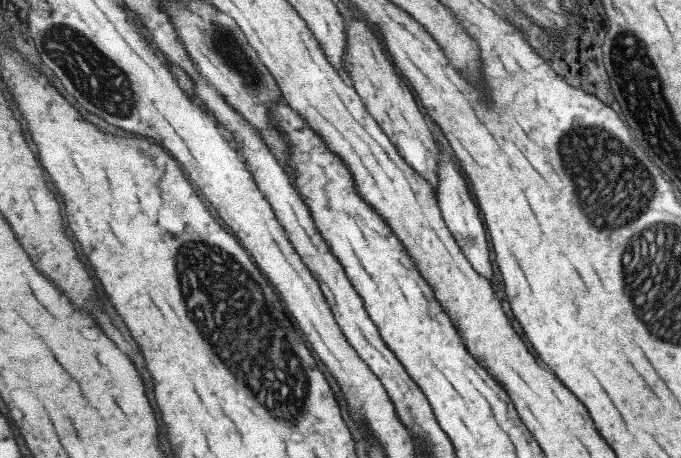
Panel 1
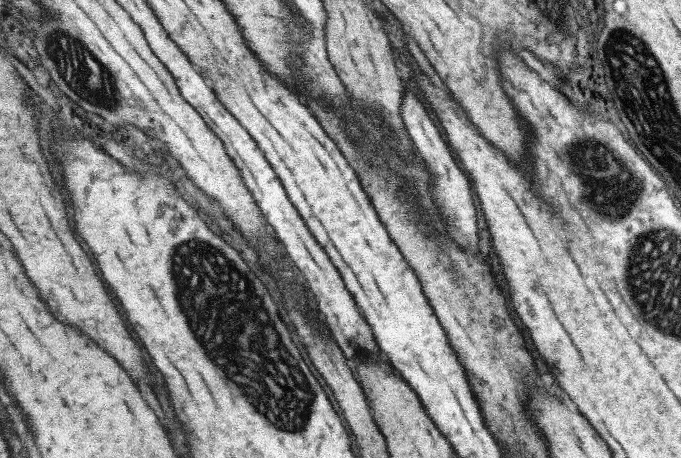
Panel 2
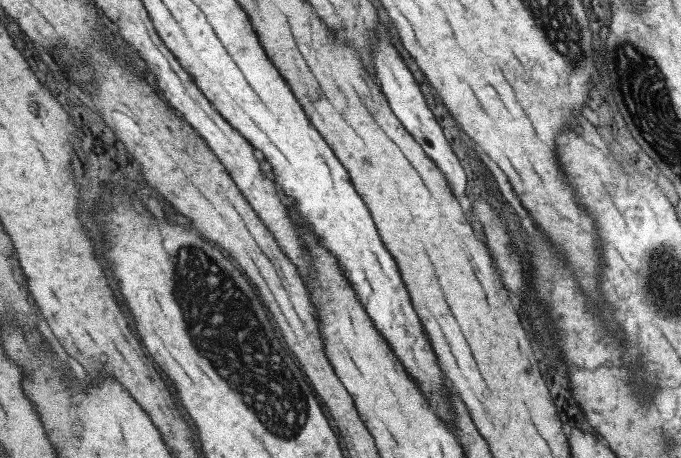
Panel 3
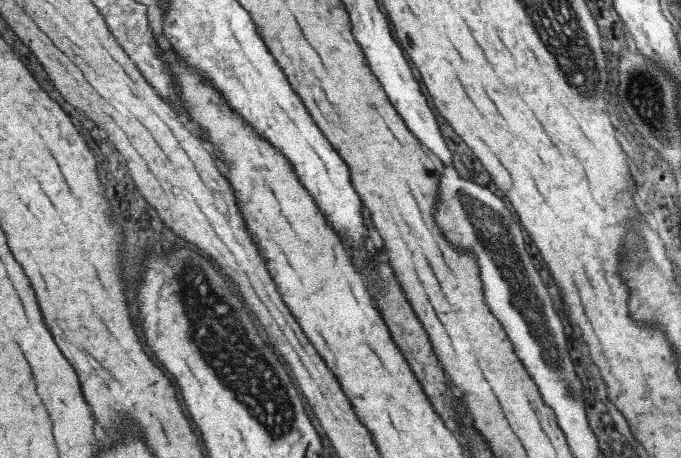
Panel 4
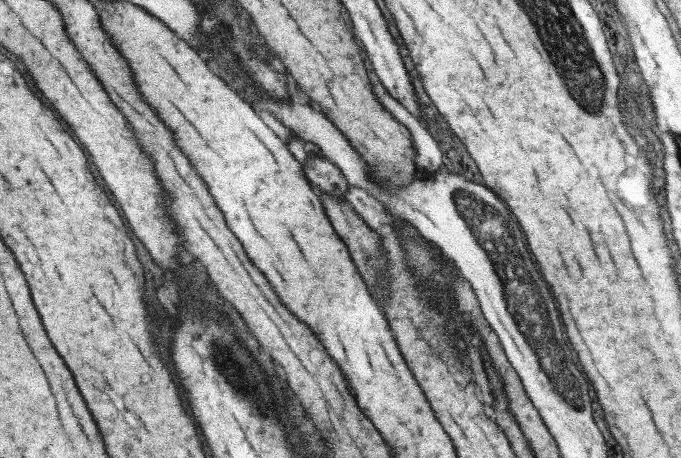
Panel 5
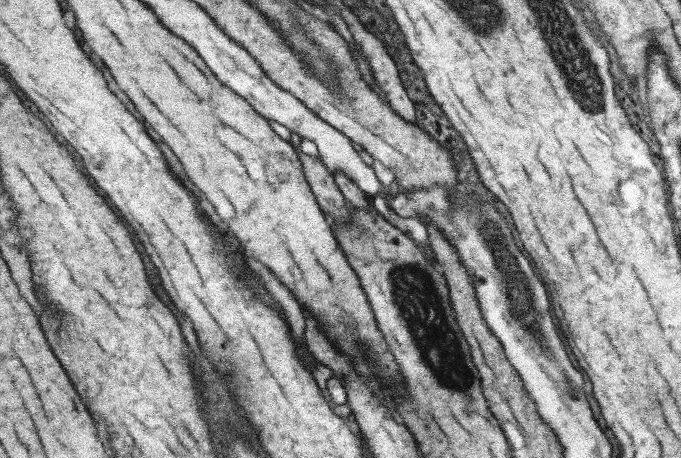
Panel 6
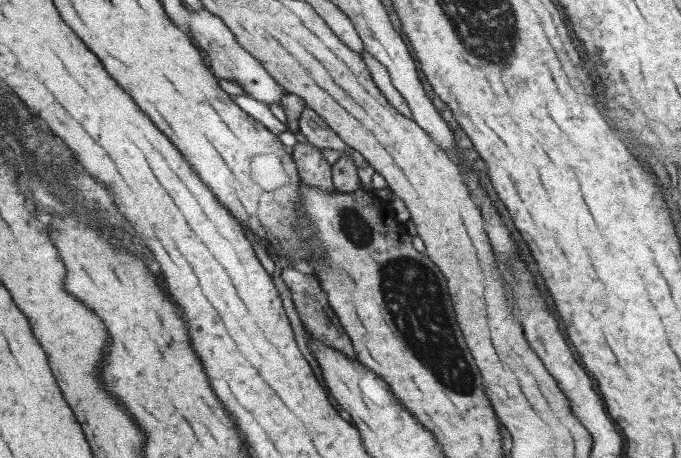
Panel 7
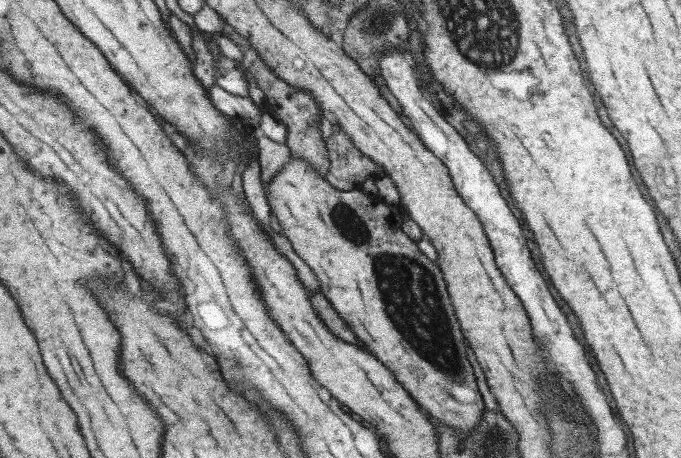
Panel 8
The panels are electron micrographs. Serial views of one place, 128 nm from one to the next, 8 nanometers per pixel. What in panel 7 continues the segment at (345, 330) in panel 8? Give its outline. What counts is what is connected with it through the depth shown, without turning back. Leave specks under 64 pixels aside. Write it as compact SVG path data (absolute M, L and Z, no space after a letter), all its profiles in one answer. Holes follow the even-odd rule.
M291 266L282 269L281 277L286 286L291 290L295 308L301 318L301 322L305 324L309 335L319 340L323 339L330 347L347 353L352 359L357 359L352 338L345 332L339 317L330 305L320 279L309 273L309 270L304 271L304 269Z

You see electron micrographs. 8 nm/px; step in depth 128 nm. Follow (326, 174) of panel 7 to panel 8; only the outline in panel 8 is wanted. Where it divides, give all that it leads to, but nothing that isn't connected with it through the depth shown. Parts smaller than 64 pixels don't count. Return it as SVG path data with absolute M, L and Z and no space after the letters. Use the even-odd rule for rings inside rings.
M223 21L223 35L242 51L242 66L252 74L256 84L264 93L264 98L266 99L266 105L263 108L264 112L278 119L287 128L285 144L291 152L306 158L325 177L329 172L332 160L330 159L328 144L323 140L323 134L321 134L319 118L325 116L326 113L324 110L321 110L321 106L315 100L314 94L283 80L266 63L266 60L263 60L262 54L252 47L249 40L239 36L239 32L235 32L235 28L231 28L227 21Z

